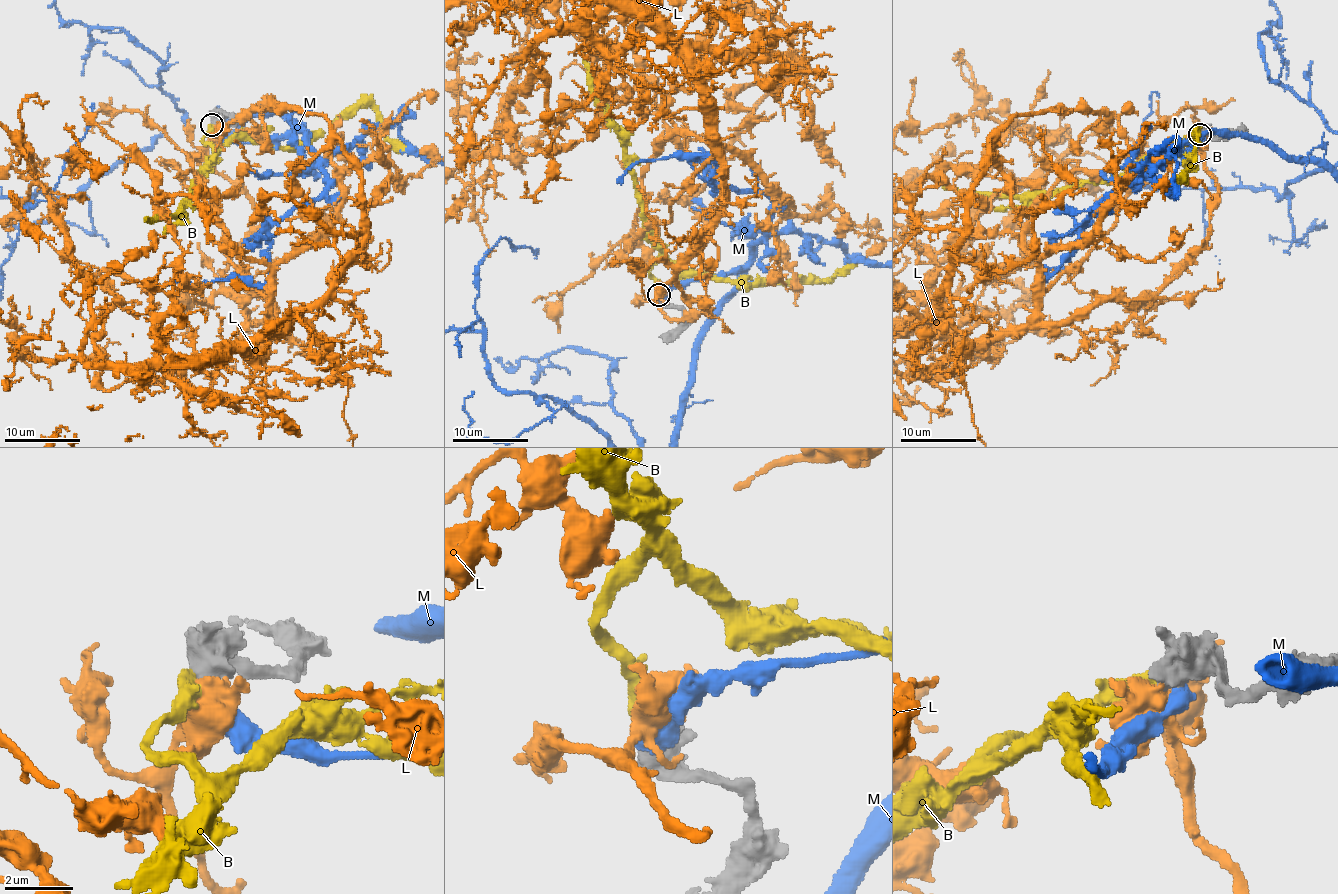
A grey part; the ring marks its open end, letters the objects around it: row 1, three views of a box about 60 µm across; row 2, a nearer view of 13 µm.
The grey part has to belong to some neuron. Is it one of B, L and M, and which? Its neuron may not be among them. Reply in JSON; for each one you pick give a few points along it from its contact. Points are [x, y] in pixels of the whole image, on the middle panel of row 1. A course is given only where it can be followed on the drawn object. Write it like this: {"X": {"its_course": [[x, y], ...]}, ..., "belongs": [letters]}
{"B": {"its_course": [[659, 295], [659, 283], [649, 271], [661, 241], [645, 219], [624, 131], [592, 94], [592, 71], [582, 51]]}, "belongs": ["B"]}

